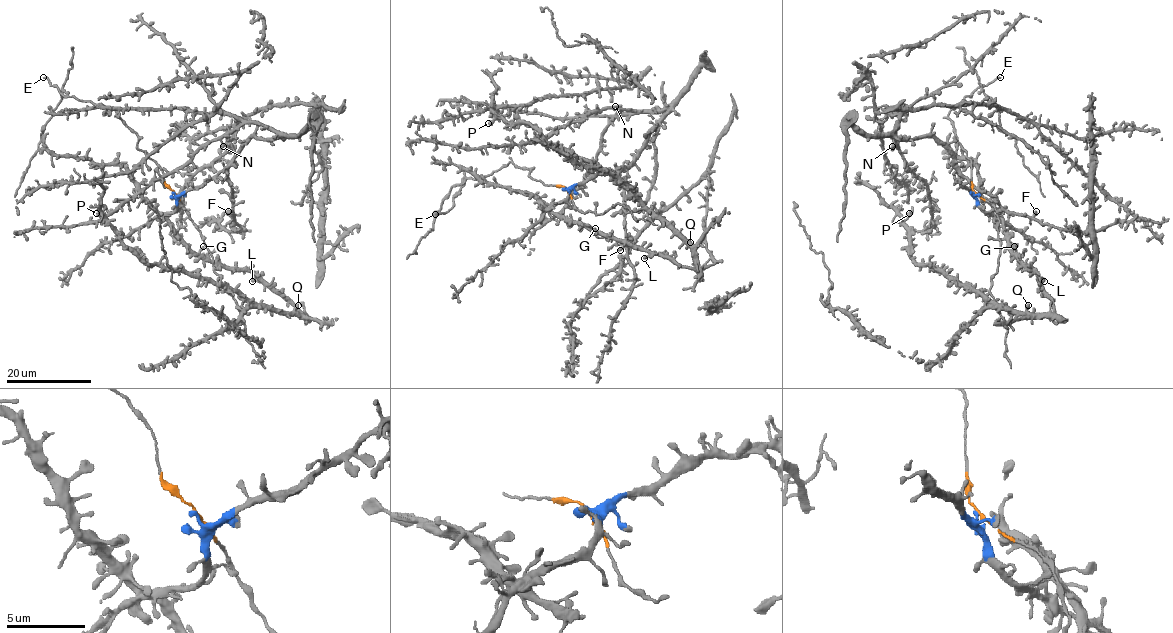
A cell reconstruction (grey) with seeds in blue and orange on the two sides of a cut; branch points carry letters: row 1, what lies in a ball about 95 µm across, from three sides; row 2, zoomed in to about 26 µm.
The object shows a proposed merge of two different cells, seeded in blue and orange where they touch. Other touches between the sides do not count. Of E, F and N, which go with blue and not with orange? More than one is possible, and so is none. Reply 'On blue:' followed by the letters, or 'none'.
On blue: F, N

